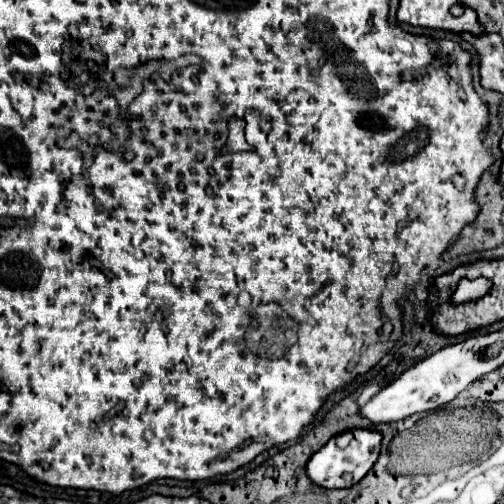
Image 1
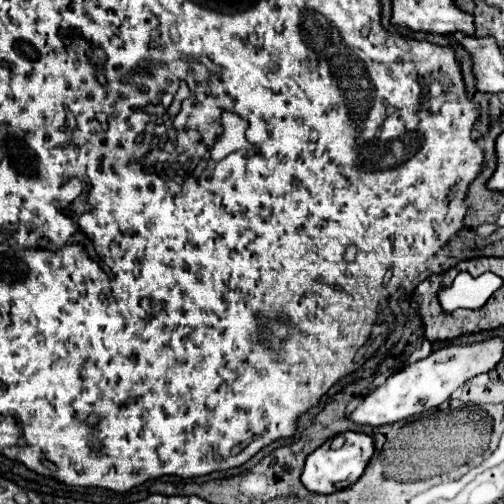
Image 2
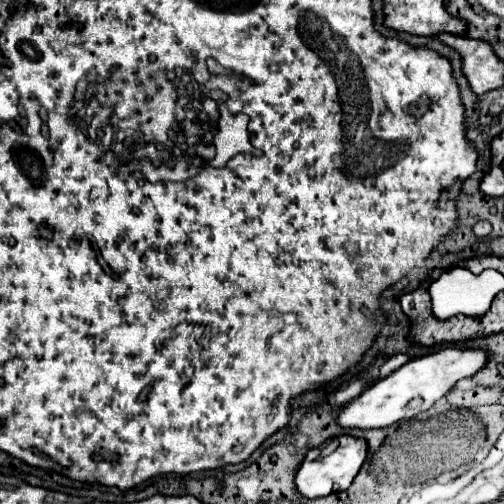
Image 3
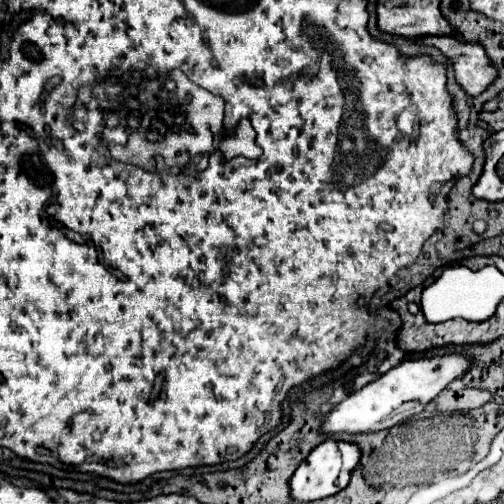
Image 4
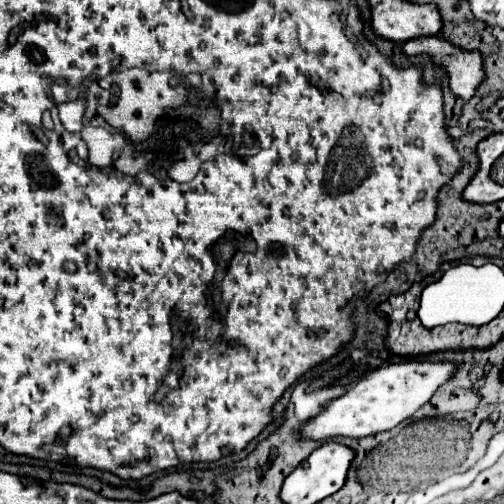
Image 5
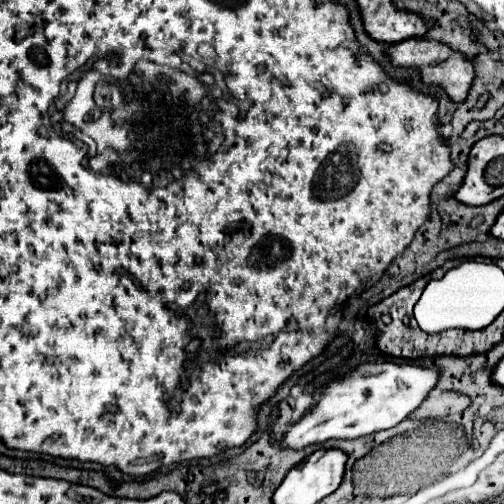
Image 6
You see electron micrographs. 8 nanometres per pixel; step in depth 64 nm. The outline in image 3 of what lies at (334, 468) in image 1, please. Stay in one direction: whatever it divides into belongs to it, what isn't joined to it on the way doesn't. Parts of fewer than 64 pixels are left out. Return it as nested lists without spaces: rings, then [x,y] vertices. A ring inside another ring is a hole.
[[[340,436],[338,448],[330,454],[326,454],[324,446],[312,448],[306,454],[300,470],[296,472],[296,478],[294,478],[296,488],[304,498],[320,498],[320,496],[330,496],[334,492],[346,490],[352,484],[354,476],[358,474],[364,458],[366,458],[366,442],[352,436]]]

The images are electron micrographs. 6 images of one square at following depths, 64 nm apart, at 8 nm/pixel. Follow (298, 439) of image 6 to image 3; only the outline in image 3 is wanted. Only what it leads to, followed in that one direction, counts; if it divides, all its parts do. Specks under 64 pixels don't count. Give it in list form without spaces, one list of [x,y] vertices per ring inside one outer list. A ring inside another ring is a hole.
[[[446,348],[442,352],[432,352],[420,358],[414,358],[400,366],[390,376],[378,380],[366,388],[360,396],[350,400],[344,408],[338,410],[334,422],[340,428],[386,428],[400,420],[410,420],[420,412],[426,412],[438,398],[442,398],[458,380],[472,376],[486,364],[486,352],[482,350],[458,350]]]

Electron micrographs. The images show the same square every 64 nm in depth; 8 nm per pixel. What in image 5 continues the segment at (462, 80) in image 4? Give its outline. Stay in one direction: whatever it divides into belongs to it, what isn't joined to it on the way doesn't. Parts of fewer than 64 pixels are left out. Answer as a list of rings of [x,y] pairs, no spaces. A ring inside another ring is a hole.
[[[436,36],[428,38],[412,38],[402,44],[402,54],[406,56],[428,56],[432,62],[442,68],[448,76],[448,84],[454,96],[468,102],[478,88],[478,84],[484,80],[482,72],[482,60],[478,52],[468,52],[462,48],[456,48],[454,44],[448,44],[446,40],[440,40]]]

